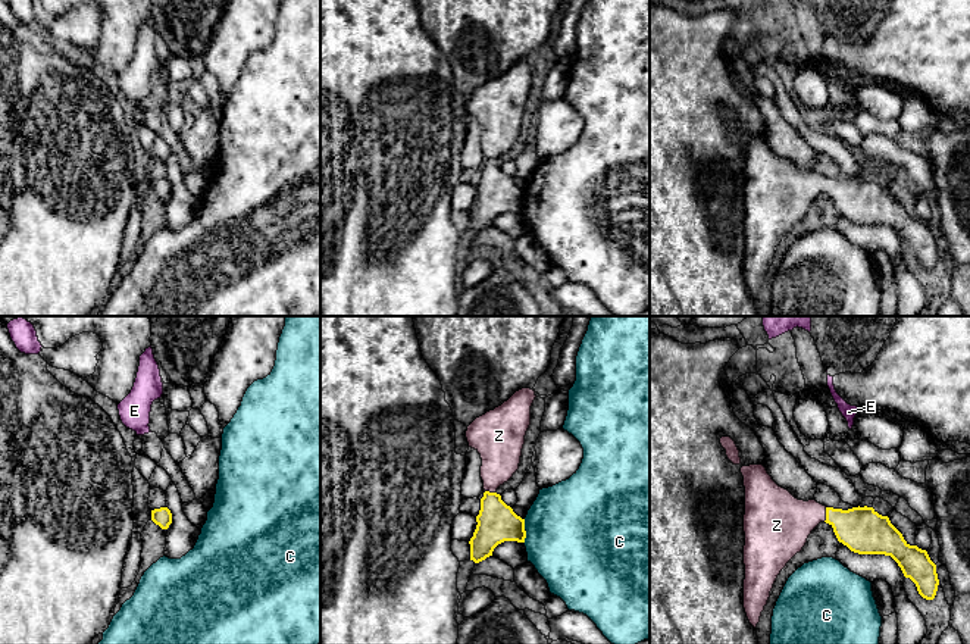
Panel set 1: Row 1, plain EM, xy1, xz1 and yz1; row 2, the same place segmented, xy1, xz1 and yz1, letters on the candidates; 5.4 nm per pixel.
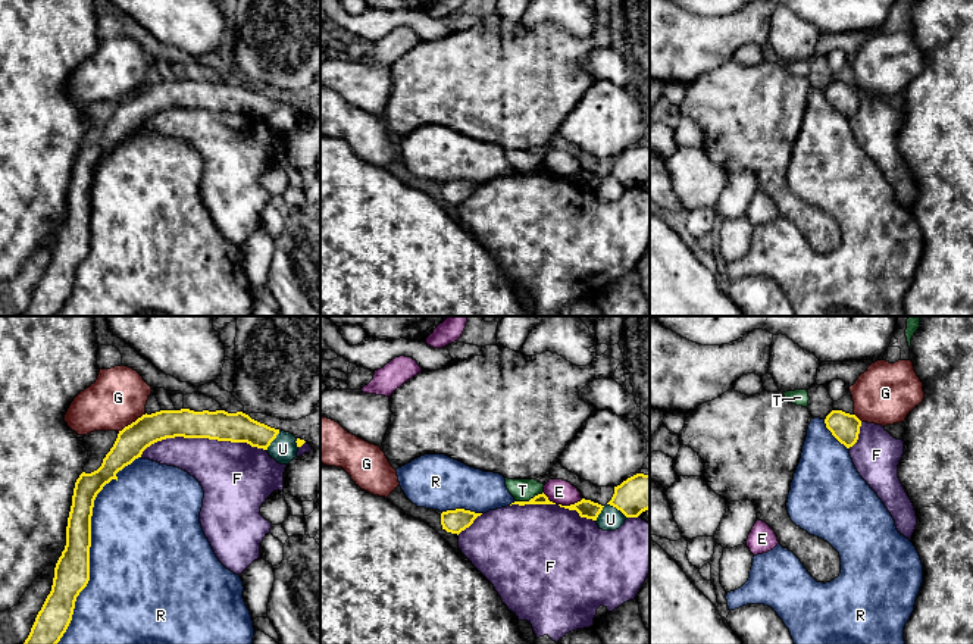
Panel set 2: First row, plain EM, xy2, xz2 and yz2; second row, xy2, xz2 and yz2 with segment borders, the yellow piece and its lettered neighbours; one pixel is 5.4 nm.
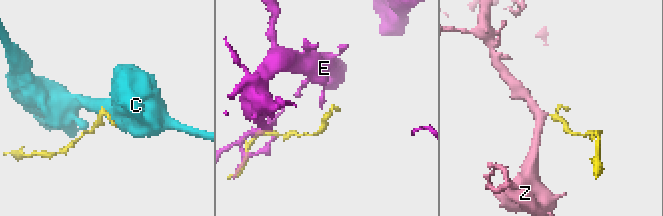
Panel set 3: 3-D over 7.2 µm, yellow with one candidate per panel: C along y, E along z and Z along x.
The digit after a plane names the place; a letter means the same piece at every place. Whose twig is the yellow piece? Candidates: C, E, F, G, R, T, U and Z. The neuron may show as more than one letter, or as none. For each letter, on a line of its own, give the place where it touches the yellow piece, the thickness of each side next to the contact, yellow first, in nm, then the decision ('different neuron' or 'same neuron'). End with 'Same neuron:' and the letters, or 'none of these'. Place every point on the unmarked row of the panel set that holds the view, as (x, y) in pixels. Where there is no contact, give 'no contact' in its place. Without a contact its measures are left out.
C: xz1 (525, 202) | 220/500 nm | different neuron
E: xz2 (571, 175) | 100/140 nm | different neuron
F: xy2 (202, 108) | 160/340 nm | different neuron
G: xy2 (133, 93) | 170/320 nm | different neuron
R: xy2 (90, 216) | 190/500 nm | different neuron
T: xz2 (531, 169) | 60/120 nm | different neuron
U: xz2 (618, 180) | 200/130 nm | different neuron
Z: yz1 (826, 185) | 240/320 nm | same neuron
Same neuron: Z

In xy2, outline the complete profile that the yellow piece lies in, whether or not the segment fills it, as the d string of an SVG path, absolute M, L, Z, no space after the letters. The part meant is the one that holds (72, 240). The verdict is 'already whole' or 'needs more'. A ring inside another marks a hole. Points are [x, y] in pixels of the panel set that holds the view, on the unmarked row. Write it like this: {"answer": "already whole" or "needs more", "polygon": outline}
{"answer": "already whole", "polygon": "M190 79L146 84L119 101L101 137L91 144L82 143L75 153L66 216L54 238L51 262L22 316L56 316L66 303L76 268L90 251L94 171L103 157L112 150L118 151L116 144L141 128L147 118L166 109L184 107L247 113L268 121L278 104L279 100L260 94L243 82Z"}

